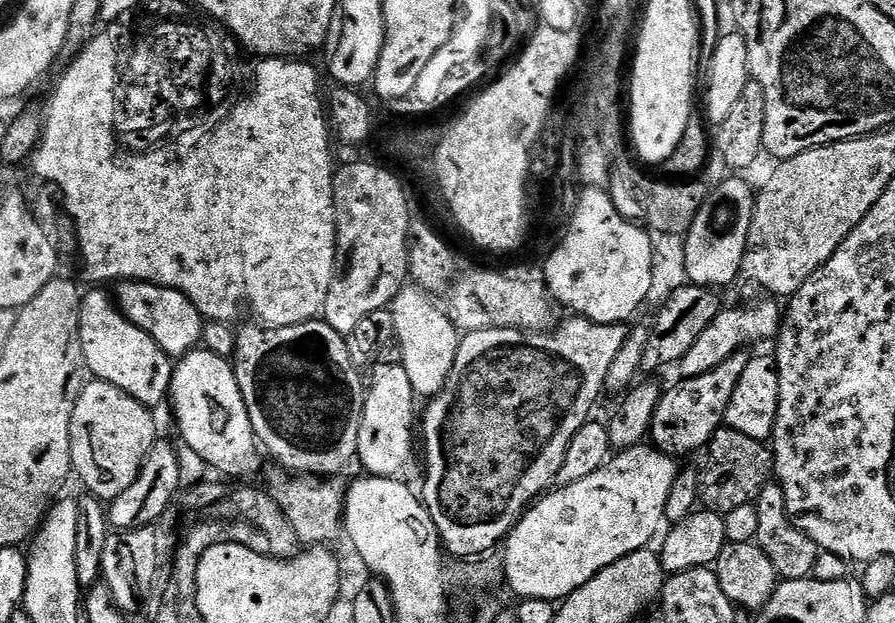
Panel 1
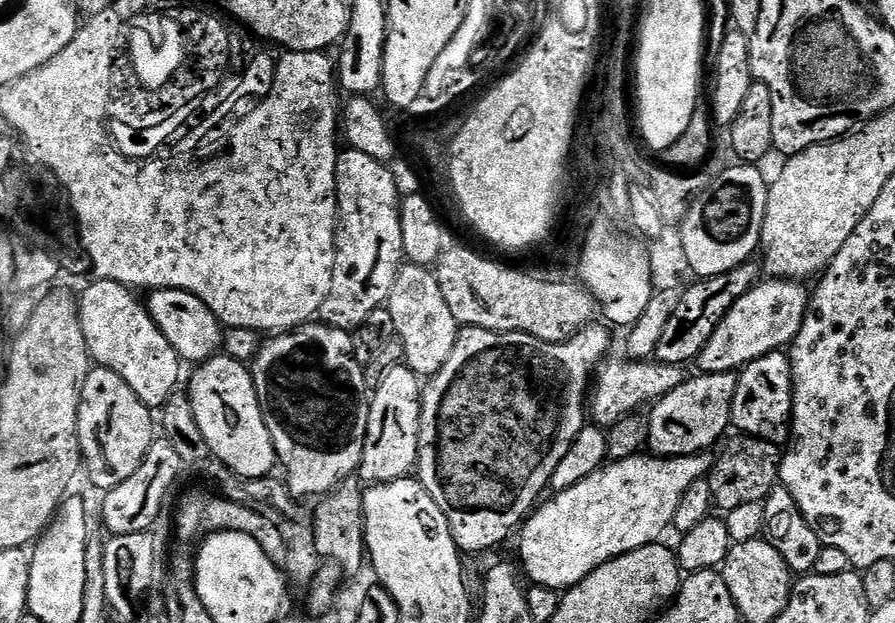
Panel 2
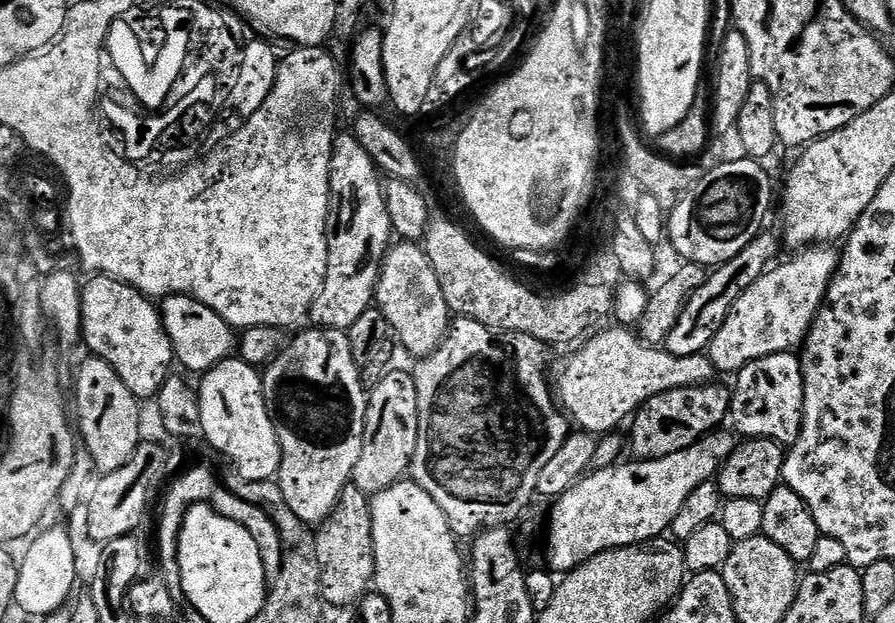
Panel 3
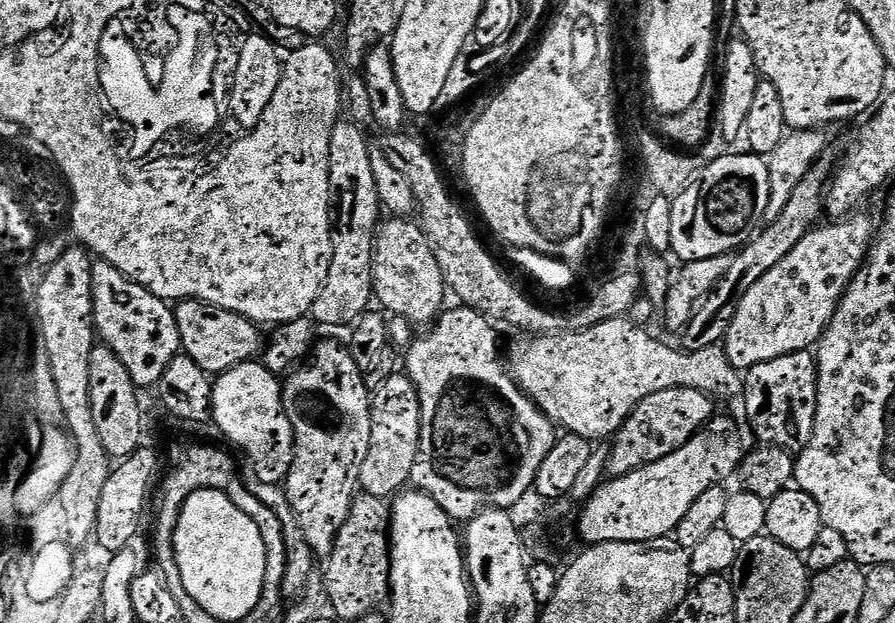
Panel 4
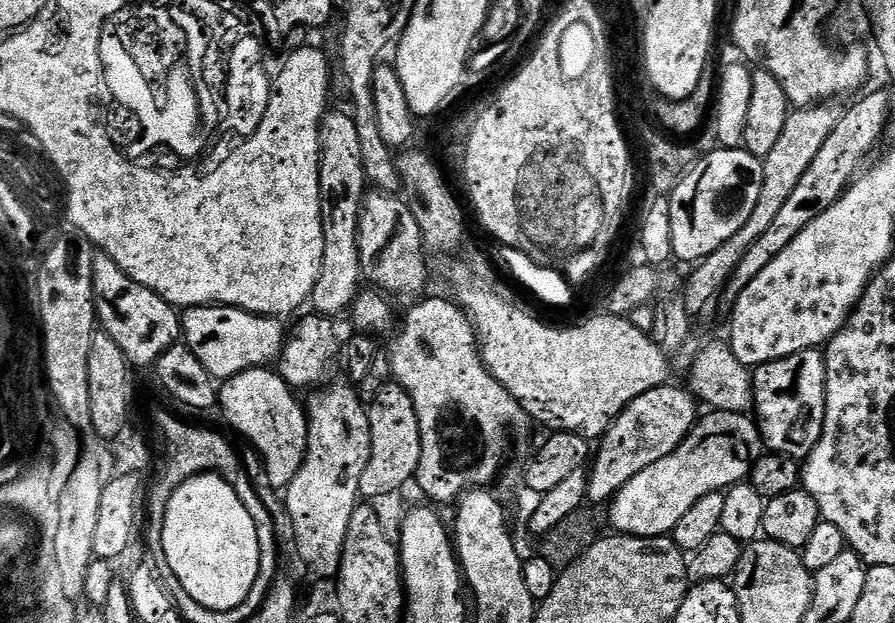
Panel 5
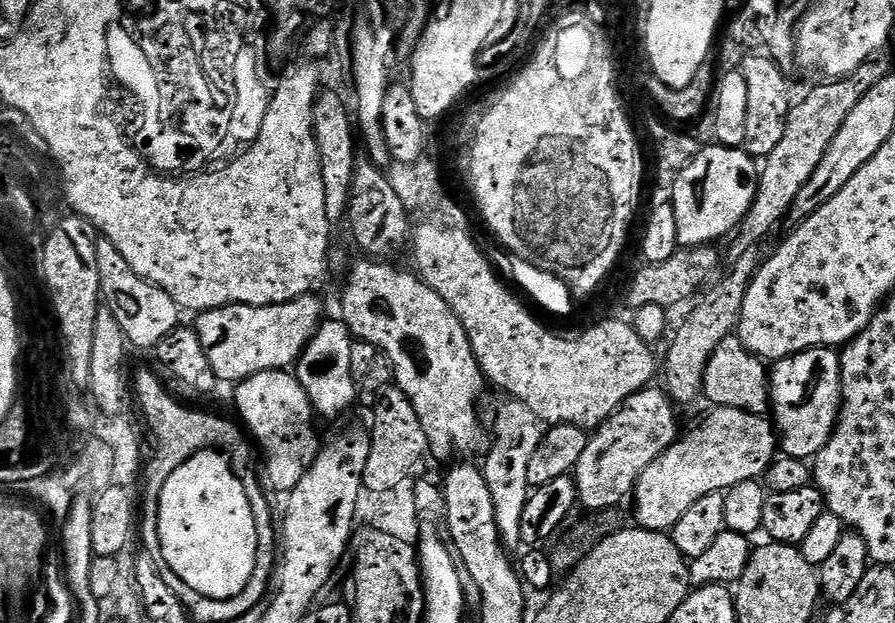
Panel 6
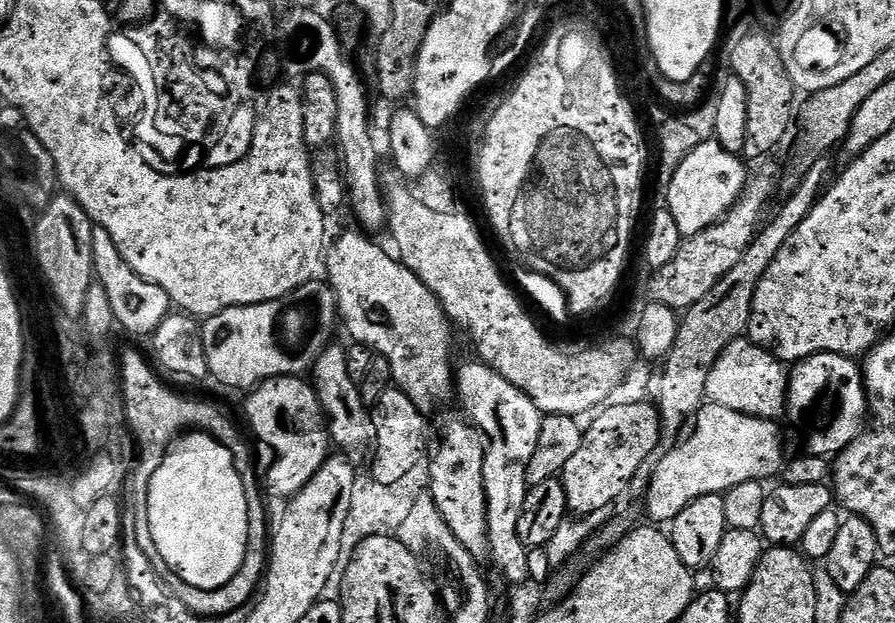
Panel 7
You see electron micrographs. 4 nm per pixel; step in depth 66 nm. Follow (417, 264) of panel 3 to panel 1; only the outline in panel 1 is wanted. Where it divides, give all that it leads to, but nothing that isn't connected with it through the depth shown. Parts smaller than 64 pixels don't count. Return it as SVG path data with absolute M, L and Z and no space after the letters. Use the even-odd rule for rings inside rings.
M405 286L390 305L394 318L394 339L401 344L401 364L414 386L417 397L433 398L439 395L454 366L462 333L447 316L445 309L436 305L431 295L419 286Z

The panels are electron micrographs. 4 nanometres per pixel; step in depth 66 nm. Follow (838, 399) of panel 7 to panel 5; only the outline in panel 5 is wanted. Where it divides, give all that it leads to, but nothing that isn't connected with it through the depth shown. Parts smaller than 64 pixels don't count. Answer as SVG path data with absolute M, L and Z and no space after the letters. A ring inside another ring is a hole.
M807 348L793 356L761 364L752 372L756 402L754 416L769 453L789 456L801 462L818 446L826 418L826 380L828 370L825 353L820 348Z

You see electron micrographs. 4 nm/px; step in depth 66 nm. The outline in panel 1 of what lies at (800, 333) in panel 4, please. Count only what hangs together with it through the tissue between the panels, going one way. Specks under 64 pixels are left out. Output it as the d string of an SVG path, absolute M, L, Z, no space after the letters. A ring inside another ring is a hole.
M764 298L757 308L728 308L725 307L716 317L706 330L698 337L698 342L686 350L686 354L678 362L680 376L685 380L694 378L698 374L706 374L714 370L714 366L722 366L726 358L730 358L736 352L747 349L747 344L756 344L759 340L771 341L780 331L782 323L782 308L780 308L775 299Z

